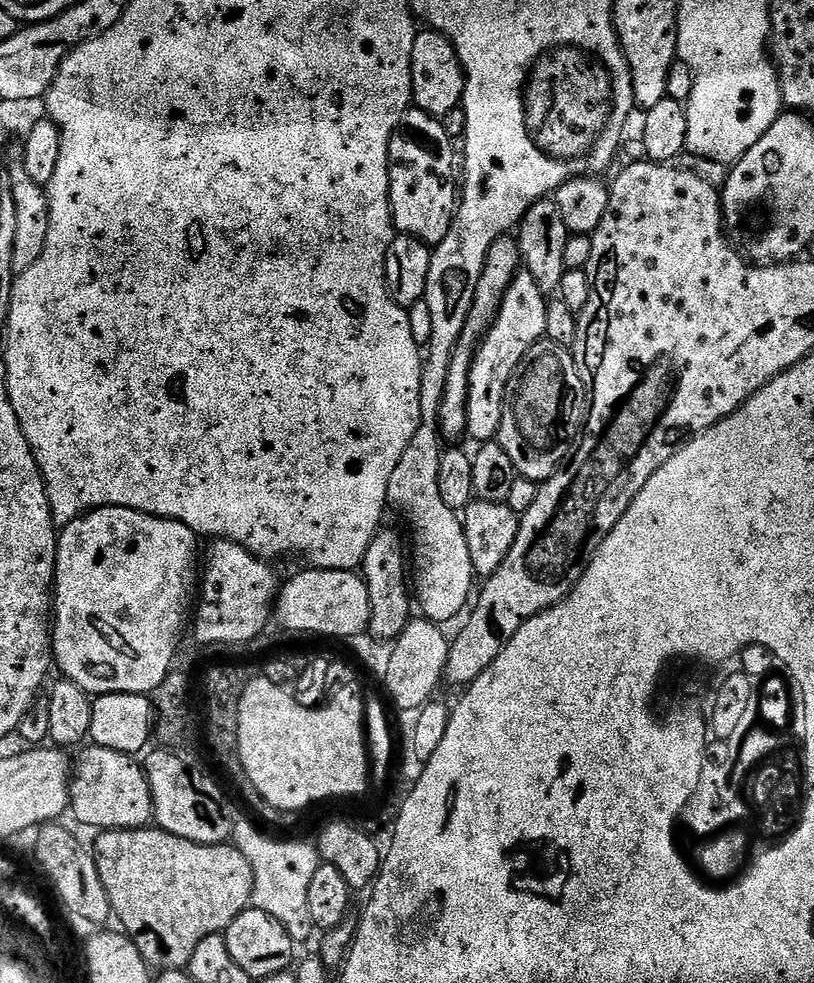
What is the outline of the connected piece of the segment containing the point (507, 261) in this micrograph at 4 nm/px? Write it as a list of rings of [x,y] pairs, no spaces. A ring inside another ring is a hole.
[[[511,235],[501,236],[499,240],[495,240],[486,254],[486,262],[482,274],[478,278],[478,286],[474,294],[474,302],[470,306],[470,314],[466,318],[466,326],[458,338],[456,349],[449,360],[449,373],[445,376],[445,388],[441,394],[440,419],[438,421],[441,437],[445,441],[459,441],[456,439],[460,435],[463,437],[468,431],[466,402],[468,401],[472,359],[476,357],[476,351],[480,349],[485,334],[491,330],[492,323],[496,321],[496,315],[500,312],[506,290],[512,285],[512,279],[516,277],[517,272],[521,271],[521,268],[519,243]]]

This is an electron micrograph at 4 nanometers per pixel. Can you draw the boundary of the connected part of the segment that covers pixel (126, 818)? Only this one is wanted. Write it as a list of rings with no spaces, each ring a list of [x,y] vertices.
[[[95,746],[85,747],[84,750],[80,757],[75,757],[68,785],[71,815],[76,815],[78,823],[95,830],[117,832],[149,827],[154,820],[152,795],[141,761],[118,750]]]

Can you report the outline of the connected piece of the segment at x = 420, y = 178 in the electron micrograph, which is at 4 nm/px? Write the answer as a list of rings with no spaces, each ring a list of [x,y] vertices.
[[[409,107],[394,130],[388,147],[390,210],[397,233],[435,246],[446,238],[458,203],[458,148],[437,117]]]

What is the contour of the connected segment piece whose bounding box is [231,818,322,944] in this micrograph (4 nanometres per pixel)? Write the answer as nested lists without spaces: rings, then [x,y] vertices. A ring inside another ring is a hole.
[[[233,821],[232,839],[236,847],[248,862],[254,876],[252,890],[253,907],[270,914],[275,921],[290,934],[293,943],[308,941],[316,927],[310,918],[309,890],[310,881],[314,878],[315,871],[321,866],[319,849],[312,843],[288,842],[274,840],[264,836],[250,821]]]

